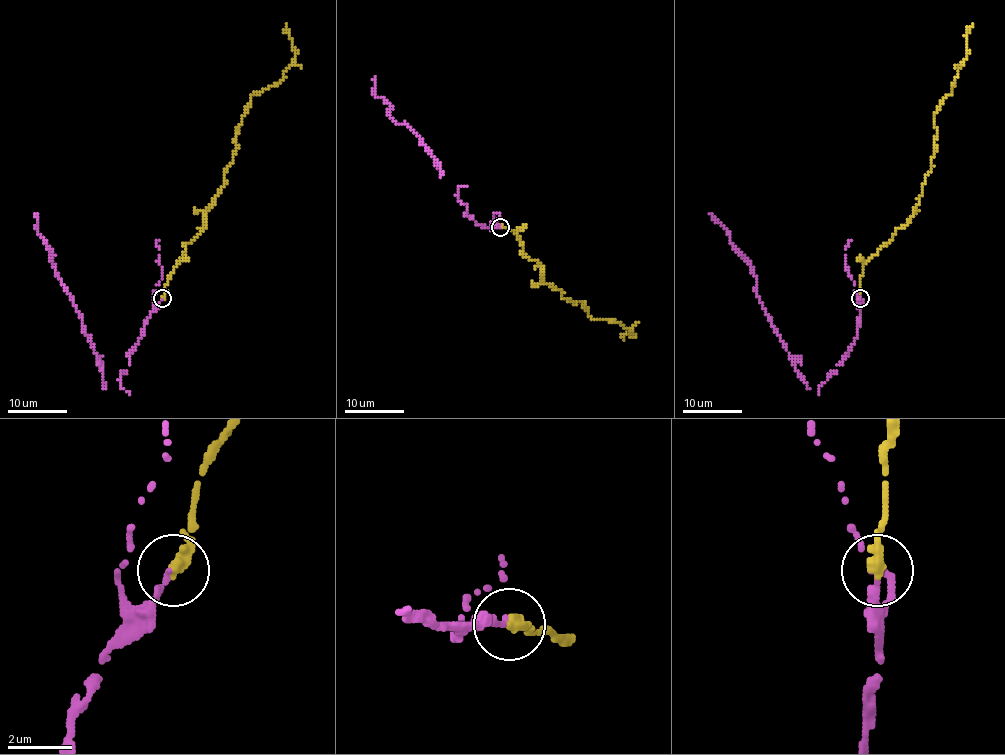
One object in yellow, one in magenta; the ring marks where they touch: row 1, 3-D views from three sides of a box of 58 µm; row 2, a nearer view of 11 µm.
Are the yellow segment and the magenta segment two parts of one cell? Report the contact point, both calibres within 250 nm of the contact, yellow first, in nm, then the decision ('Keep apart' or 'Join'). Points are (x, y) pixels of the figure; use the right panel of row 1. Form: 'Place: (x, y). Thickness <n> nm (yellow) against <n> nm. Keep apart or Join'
Place: (860, 298). Thickness 400 nm (yellow) against 200 nm. Join

